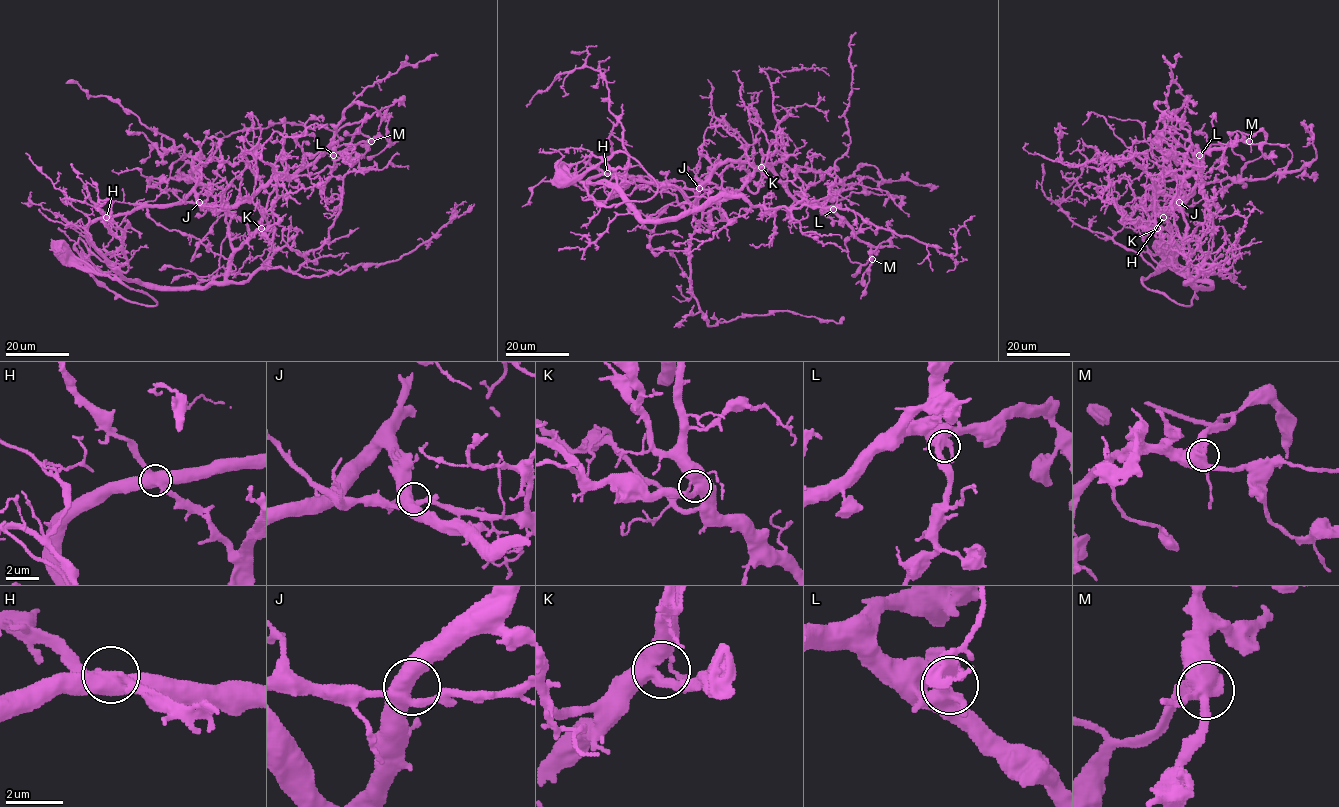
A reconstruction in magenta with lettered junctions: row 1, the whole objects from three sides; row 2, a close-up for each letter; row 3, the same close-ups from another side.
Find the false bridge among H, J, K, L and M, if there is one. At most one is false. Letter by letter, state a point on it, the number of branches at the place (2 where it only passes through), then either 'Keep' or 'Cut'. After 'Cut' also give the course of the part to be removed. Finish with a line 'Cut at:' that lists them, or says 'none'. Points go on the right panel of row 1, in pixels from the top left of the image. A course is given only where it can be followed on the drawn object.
H: Place: (1163, 217). Branches: 4. Cut. Course of the part to remove: (1164, 217), (1174, 244), (1185, 258)
J: Place: (1179, 202). Branches: 4. Keep
K: Place: (1157, 228). Branches: 4. Keep
L: Place: (1199, 155). Branches: 4. Keep
M: Place: (1249, 141). Branches: 4. Keep
Cut at: H

